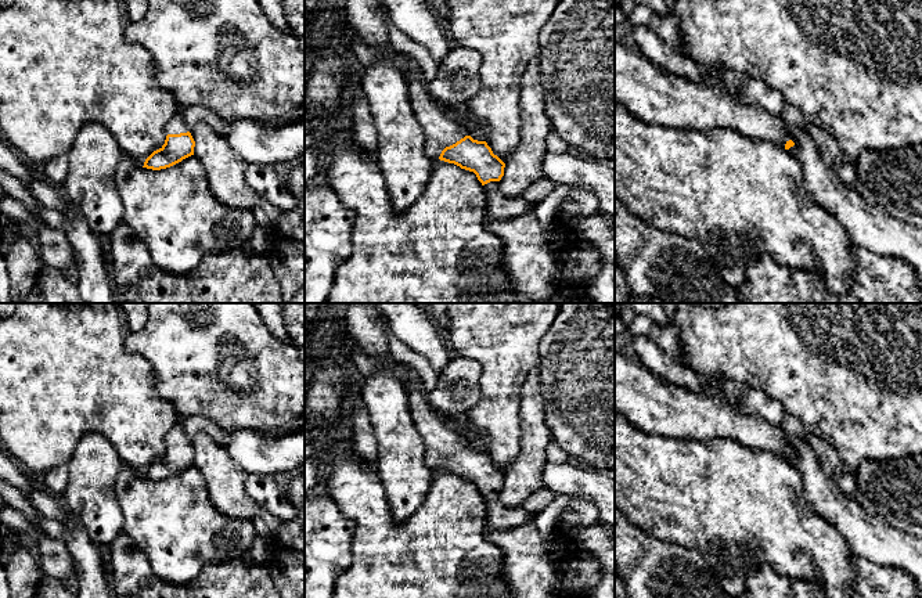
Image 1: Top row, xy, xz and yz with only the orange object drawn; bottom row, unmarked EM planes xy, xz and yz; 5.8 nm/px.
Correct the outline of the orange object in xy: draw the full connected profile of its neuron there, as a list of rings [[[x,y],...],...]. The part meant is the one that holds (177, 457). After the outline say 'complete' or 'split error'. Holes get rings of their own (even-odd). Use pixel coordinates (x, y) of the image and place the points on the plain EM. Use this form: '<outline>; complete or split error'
[[[179,424],[168,433],[166,442],[165,454],[145,469],[143,478],[161,480],[194,465],[195,451]]]; split error

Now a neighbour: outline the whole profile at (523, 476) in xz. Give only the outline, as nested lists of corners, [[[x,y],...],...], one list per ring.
[[[539,367],[530,372],[522,386],[519,425],[519,453],[507,469],[500,490],[500,501],[508,508],[522,508],[530,494],[544,487],[541,472],[552,433],[545,422]]]

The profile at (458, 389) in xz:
[[[467,357],[450,360],[429,396],[433,411],[455,418],[465,415],[482,397],[482,365]]]

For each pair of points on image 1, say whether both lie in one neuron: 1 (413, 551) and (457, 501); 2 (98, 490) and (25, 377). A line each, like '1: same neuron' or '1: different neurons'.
1: same neuron
2: different neurons

